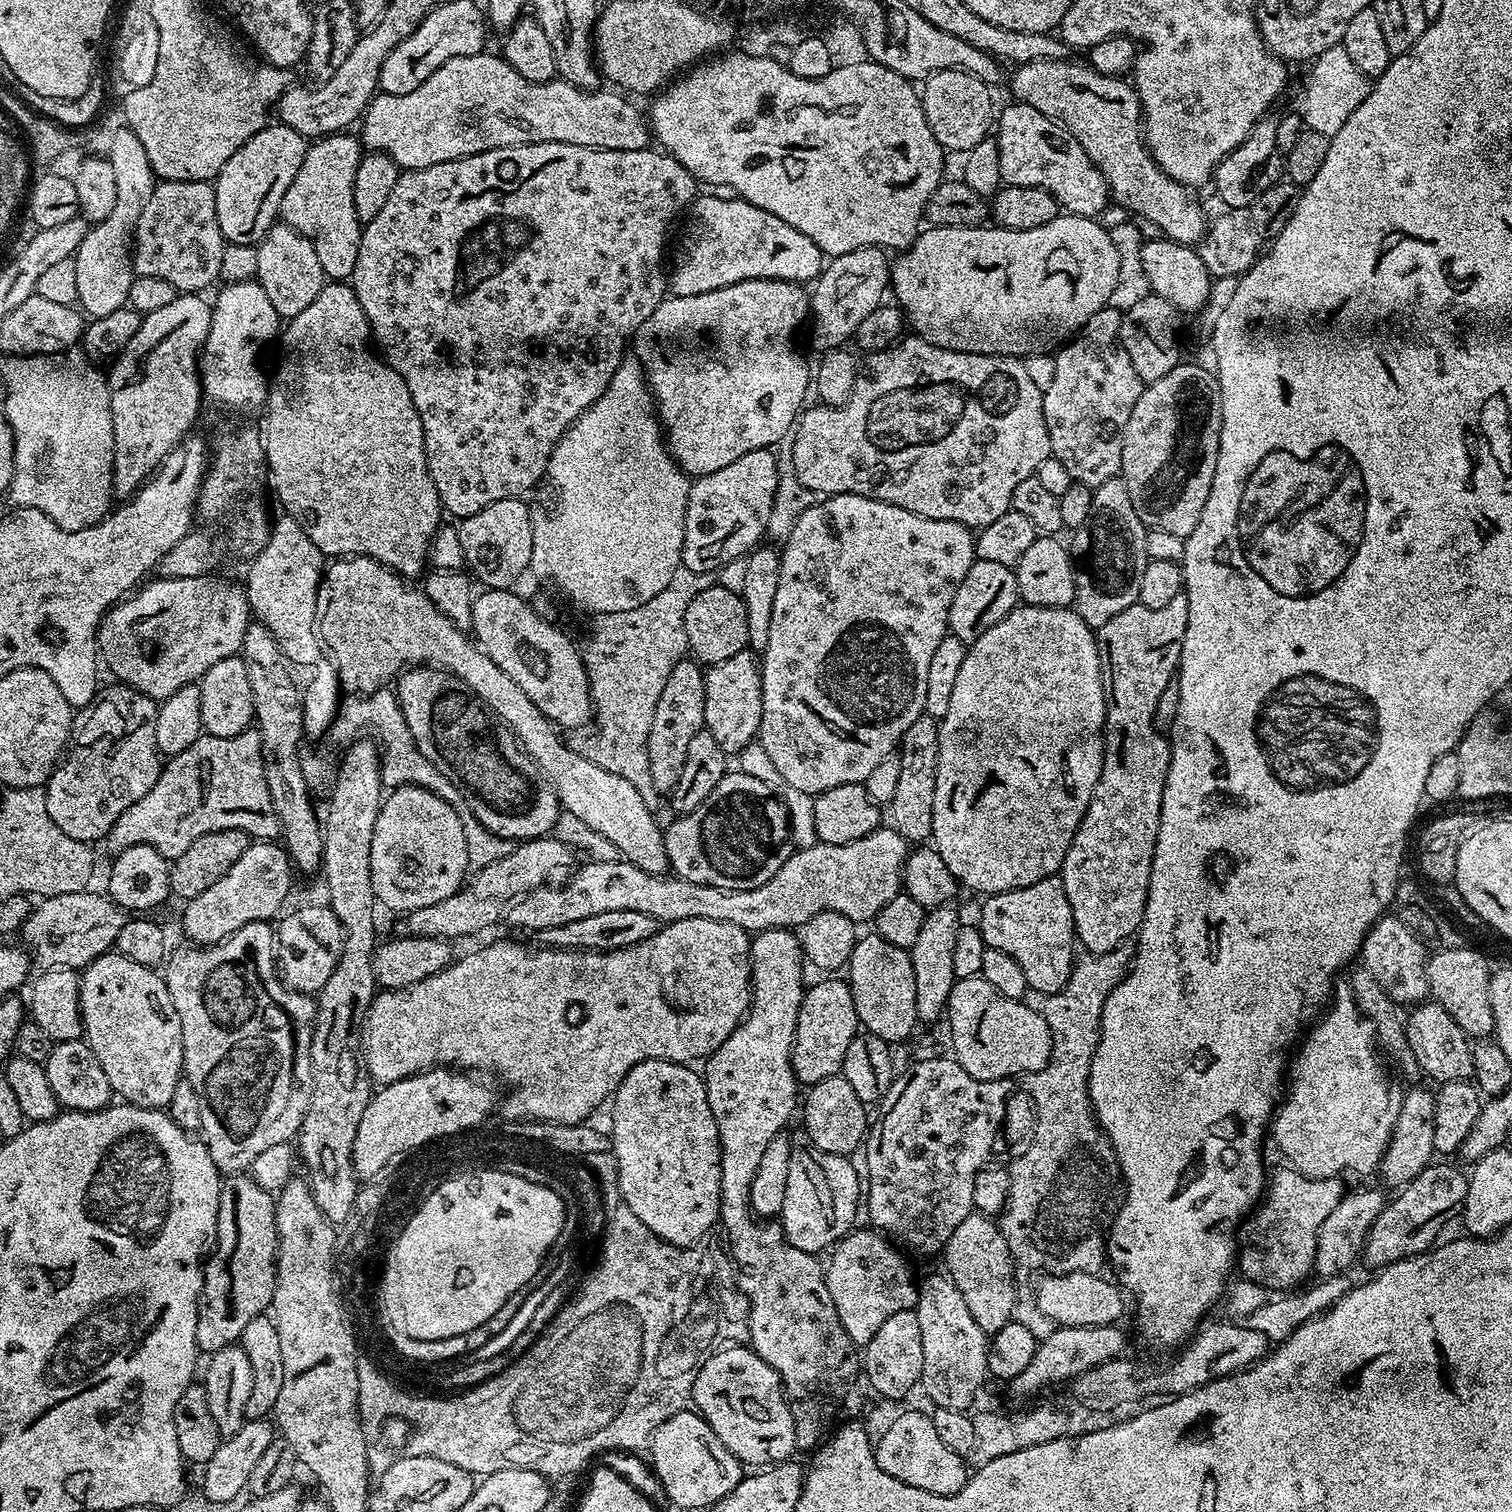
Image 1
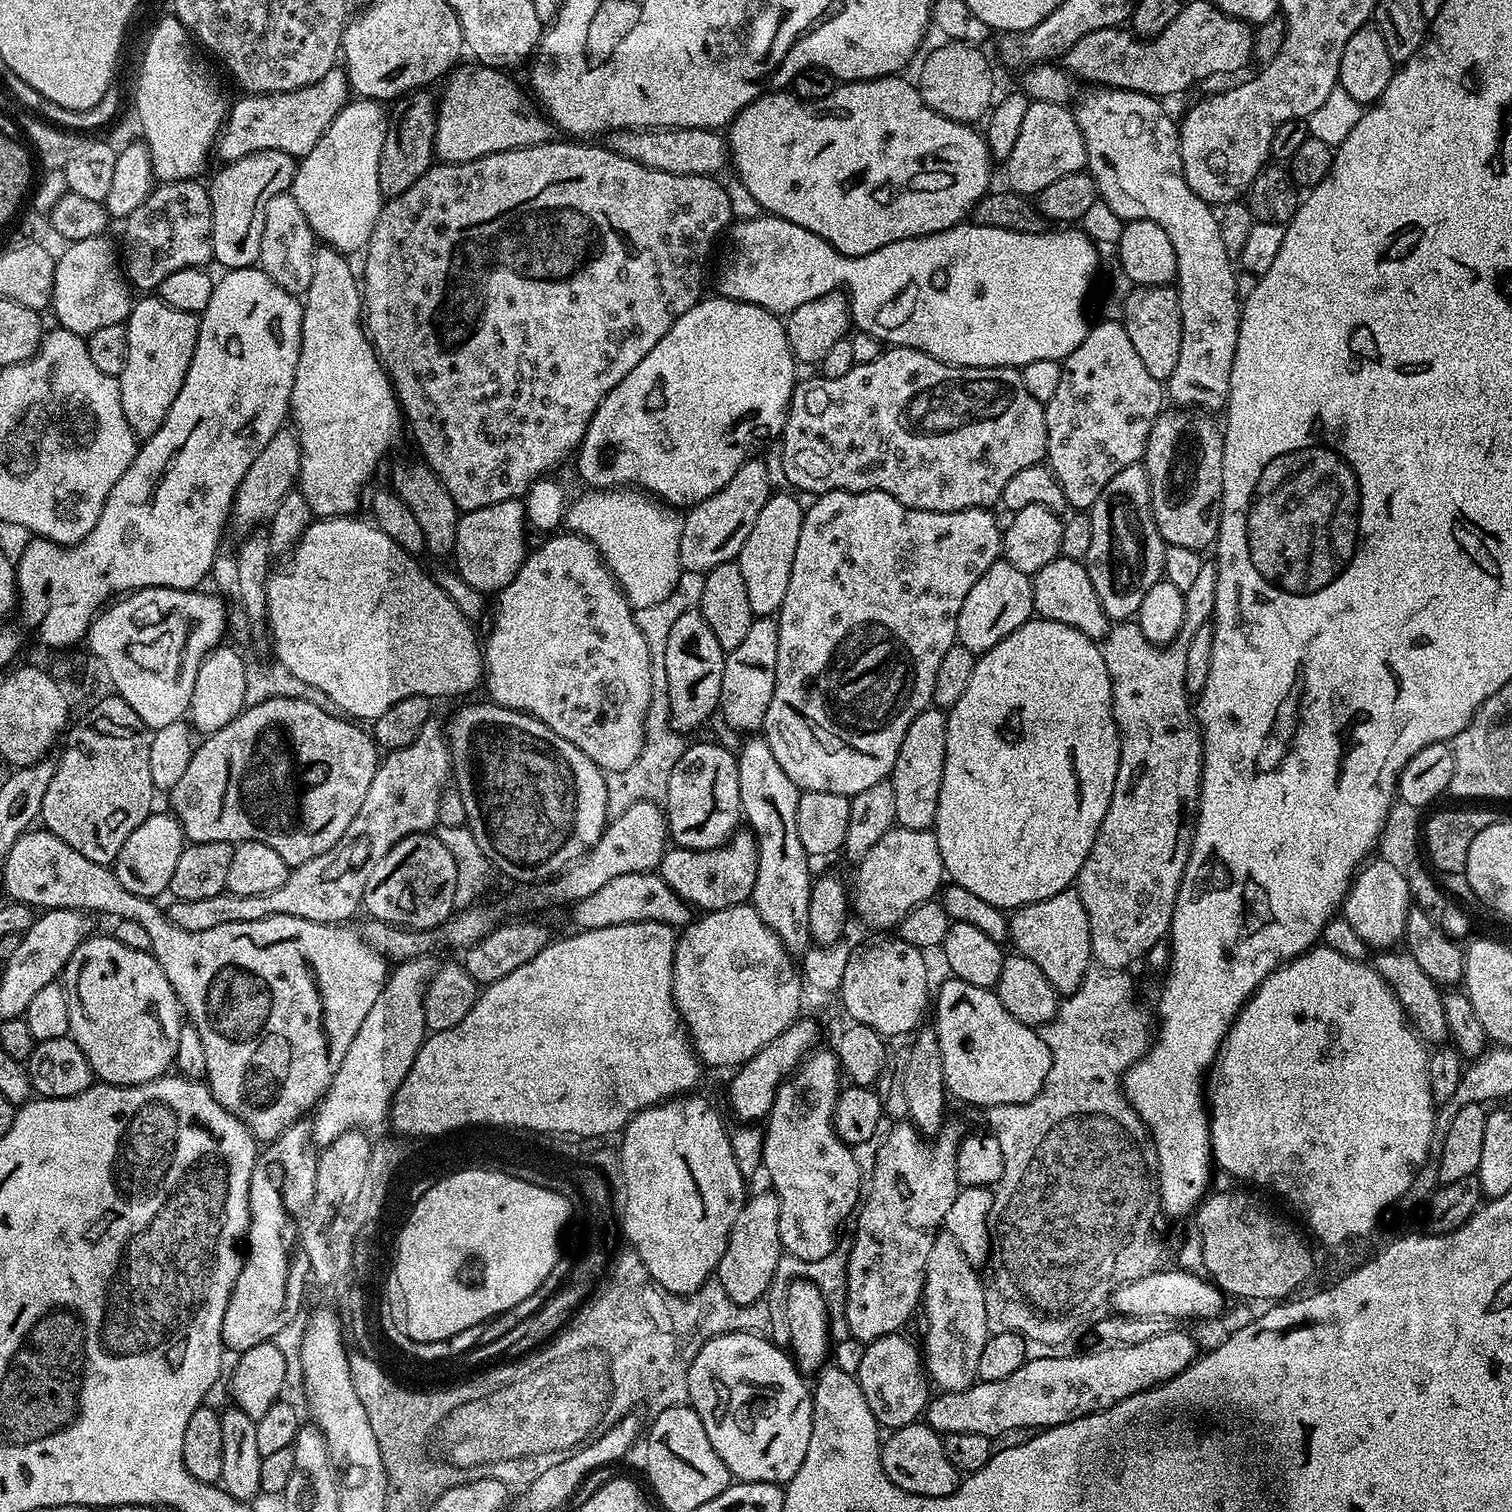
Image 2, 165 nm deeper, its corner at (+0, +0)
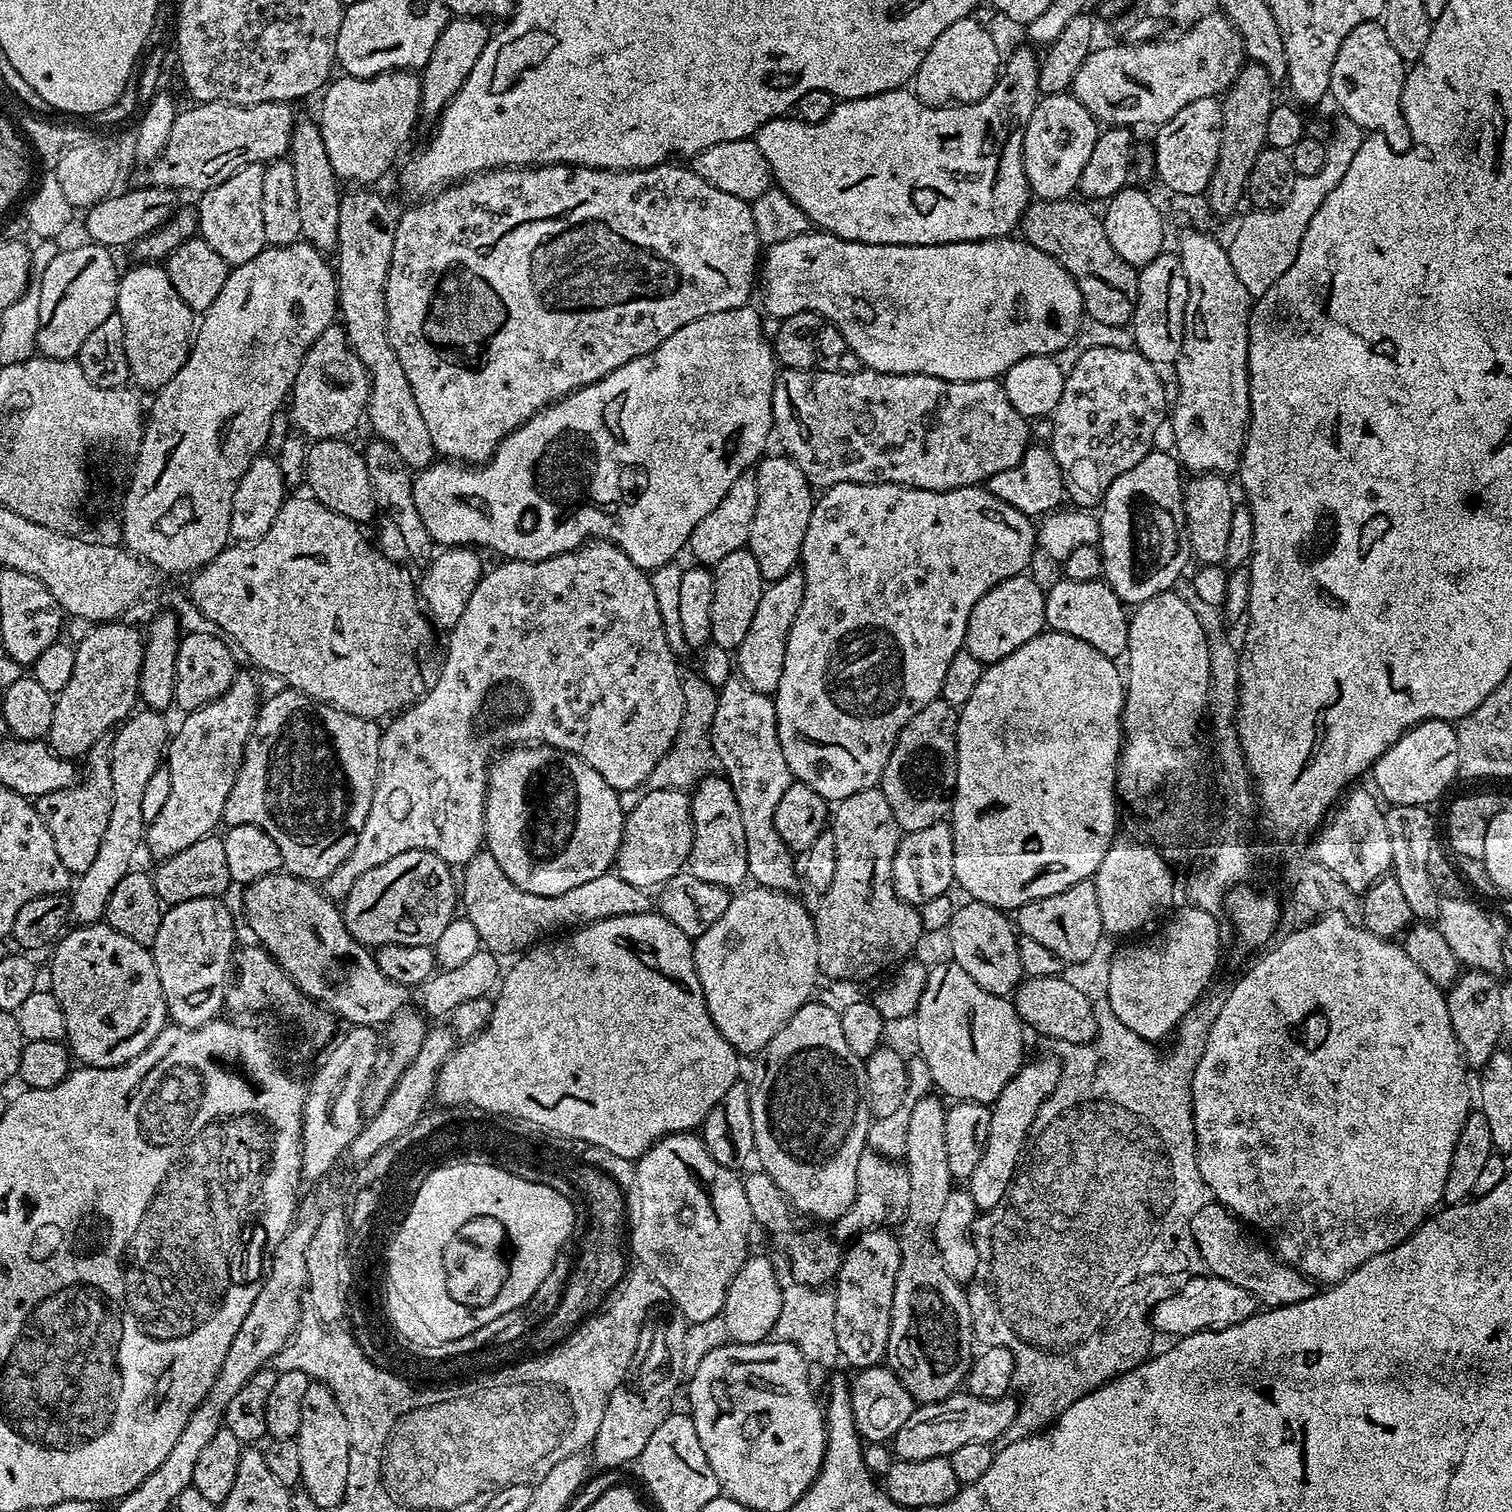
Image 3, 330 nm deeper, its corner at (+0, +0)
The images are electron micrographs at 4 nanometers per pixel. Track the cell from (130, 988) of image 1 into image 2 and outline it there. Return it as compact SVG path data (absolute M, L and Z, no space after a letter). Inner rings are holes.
M93 934L70 954L62 983L70 1006L70 1038L86 1054L97 1081L145 1084L173 1067L182 1009L151 951L122 946L112 934Z

